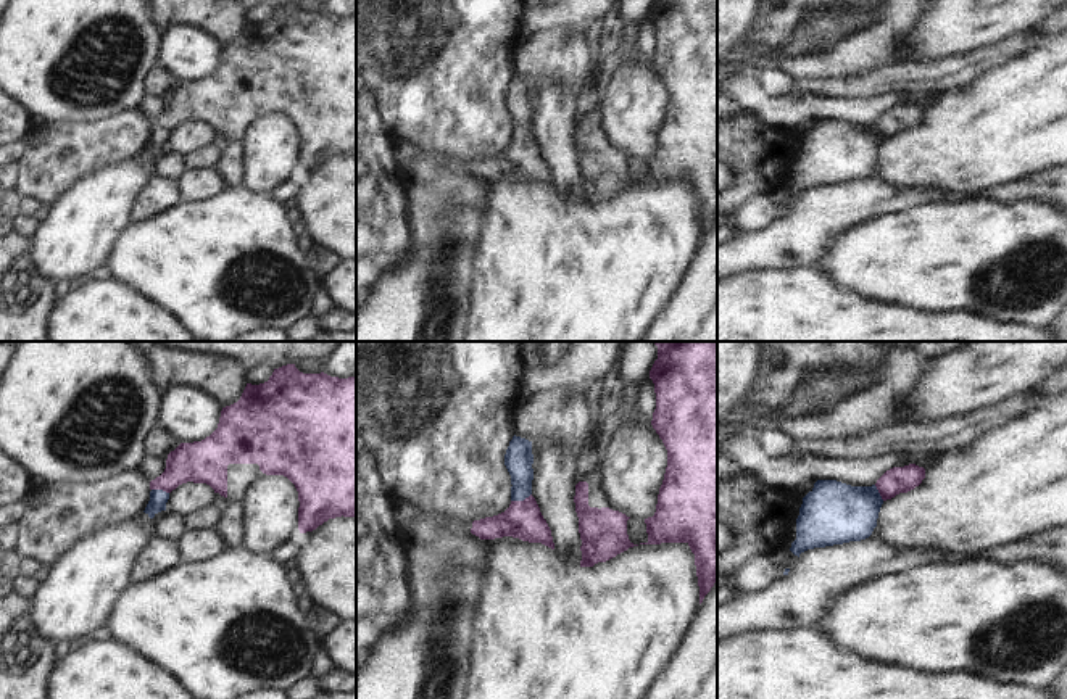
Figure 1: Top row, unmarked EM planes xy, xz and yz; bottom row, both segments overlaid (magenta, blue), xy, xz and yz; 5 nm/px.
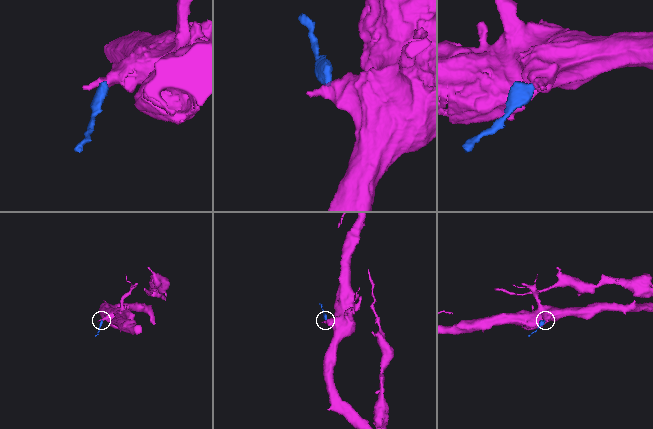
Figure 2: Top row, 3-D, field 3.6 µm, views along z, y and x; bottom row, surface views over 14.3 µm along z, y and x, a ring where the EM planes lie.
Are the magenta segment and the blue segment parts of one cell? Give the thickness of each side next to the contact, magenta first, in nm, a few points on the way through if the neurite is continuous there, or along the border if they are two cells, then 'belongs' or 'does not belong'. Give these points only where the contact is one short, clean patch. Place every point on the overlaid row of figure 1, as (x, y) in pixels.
190 nm thick on the magenta side, 140 nm on the other; runs through xz (523, 519), (521, 501), (521, 469), (518, 459); belongs

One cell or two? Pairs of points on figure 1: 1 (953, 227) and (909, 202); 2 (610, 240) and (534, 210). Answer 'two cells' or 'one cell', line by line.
1: two cells
2: one cell

